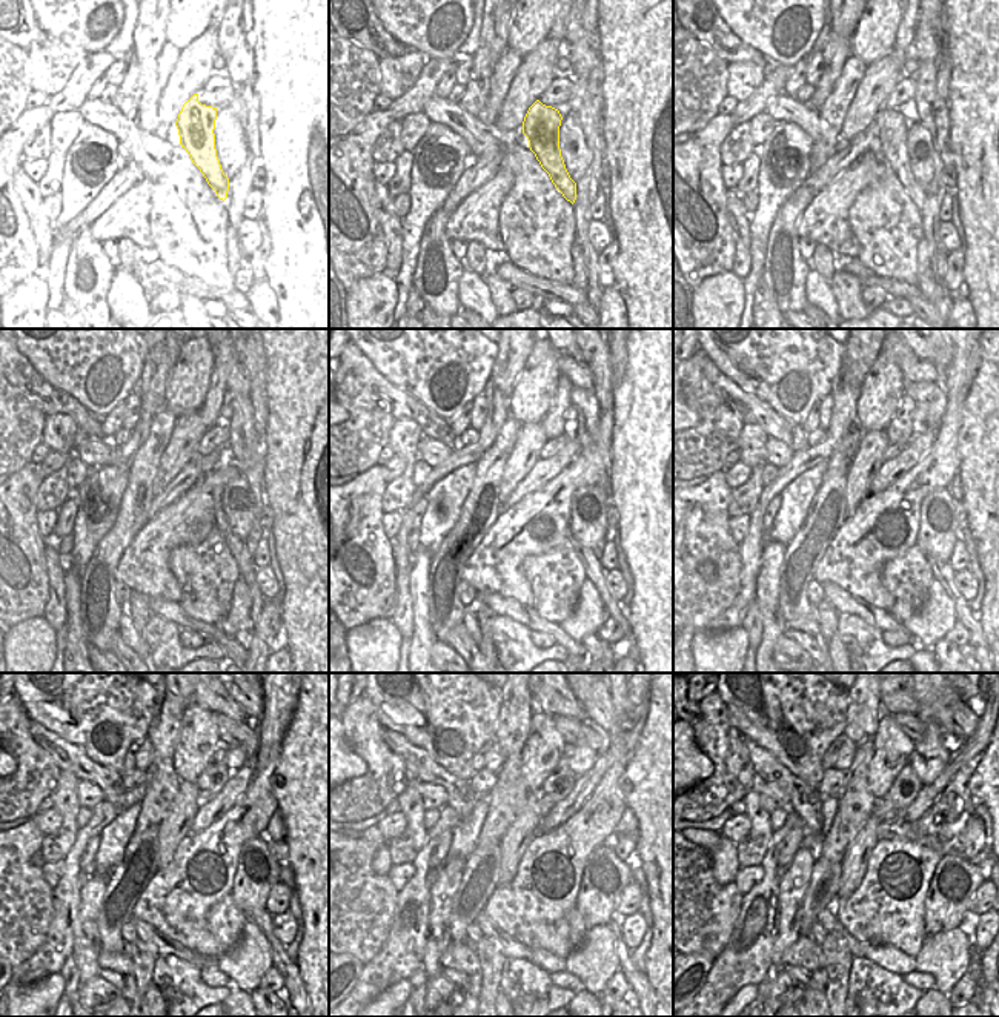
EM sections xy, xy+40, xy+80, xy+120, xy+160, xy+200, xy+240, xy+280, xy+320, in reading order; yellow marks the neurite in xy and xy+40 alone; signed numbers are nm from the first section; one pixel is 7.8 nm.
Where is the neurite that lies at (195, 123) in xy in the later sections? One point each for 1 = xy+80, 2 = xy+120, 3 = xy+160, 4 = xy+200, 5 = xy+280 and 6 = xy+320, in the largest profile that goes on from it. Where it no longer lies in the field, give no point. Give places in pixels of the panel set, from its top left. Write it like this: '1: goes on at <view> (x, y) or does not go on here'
1: goes on at xy+80 (890, 123)
2: goes on at xy+120 (238, 549)
3: goes on at xy+160 (595, 572)
4: goes on at xy+200 (942, 572)
5: goes on at xy+280 (637, 980)
6: goes on at xy+320 (982, 985)

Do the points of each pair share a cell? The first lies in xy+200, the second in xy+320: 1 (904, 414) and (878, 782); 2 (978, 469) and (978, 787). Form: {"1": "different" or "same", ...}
{"1": "different", "2": "same"}

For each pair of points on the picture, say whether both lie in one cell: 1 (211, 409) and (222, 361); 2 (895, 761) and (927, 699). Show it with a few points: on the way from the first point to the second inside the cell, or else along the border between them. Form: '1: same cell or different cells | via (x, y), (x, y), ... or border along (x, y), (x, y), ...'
1: same cell | via (217, 397), (219, 374)
2: different cells | border along (915, 744), (909, 762)

